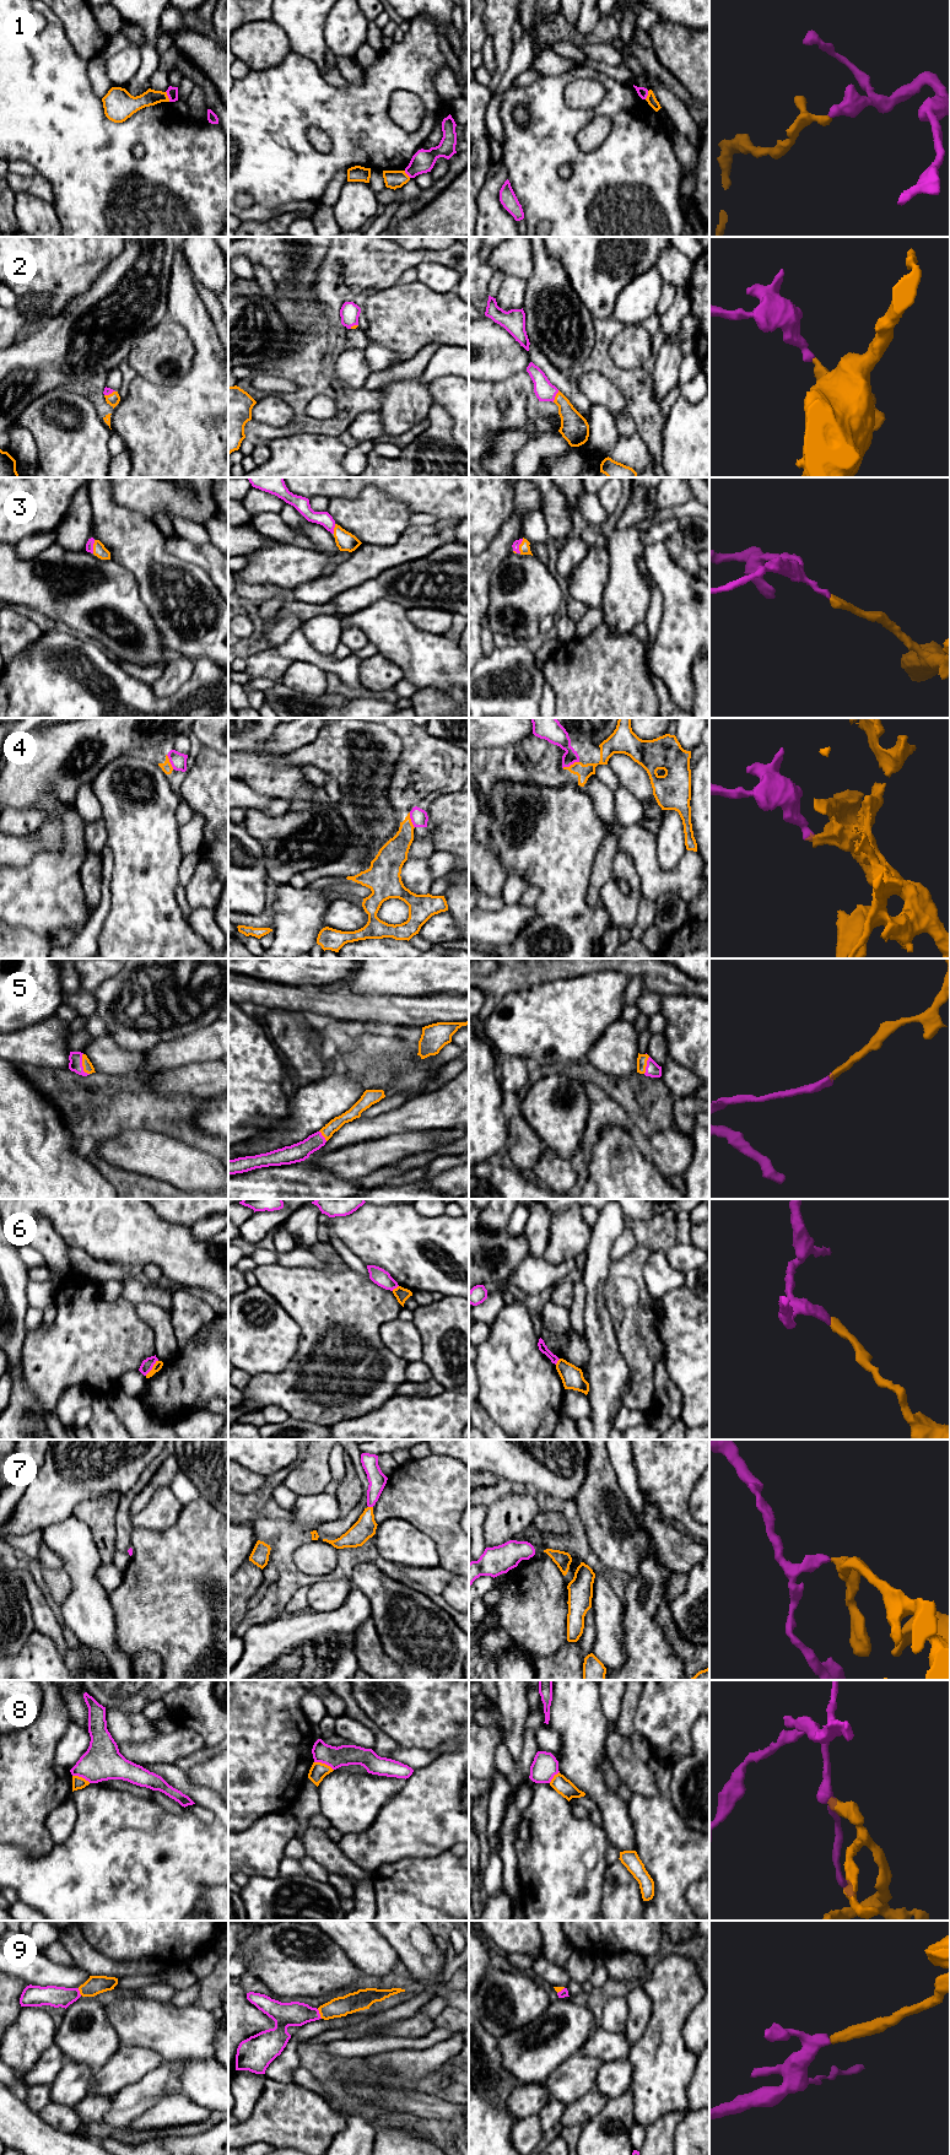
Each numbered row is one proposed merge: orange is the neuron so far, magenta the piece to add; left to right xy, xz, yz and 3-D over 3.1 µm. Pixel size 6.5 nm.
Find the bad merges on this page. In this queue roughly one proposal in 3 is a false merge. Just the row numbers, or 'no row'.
1, 4, 6, 8

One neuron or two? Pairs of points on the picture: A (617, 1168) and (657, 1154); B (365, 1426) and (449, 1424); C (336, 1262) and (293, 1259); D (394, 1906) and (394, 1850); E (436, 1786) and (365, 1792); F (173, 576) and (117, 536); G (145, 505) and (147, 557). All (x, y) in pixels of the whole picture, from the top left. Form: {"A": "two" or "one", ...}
{"A": "two", "B": "one", "C": "one", "D": "two", "E": "two", "F": "one", "G": "two"}

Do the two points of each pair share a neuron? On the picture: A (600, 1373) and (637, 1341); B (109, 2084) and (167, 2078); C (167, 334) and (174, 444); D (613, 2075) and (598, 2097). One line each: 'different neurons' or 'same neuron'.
A: different neurons
B: different neurons
C: different neurons
D: same neuron

